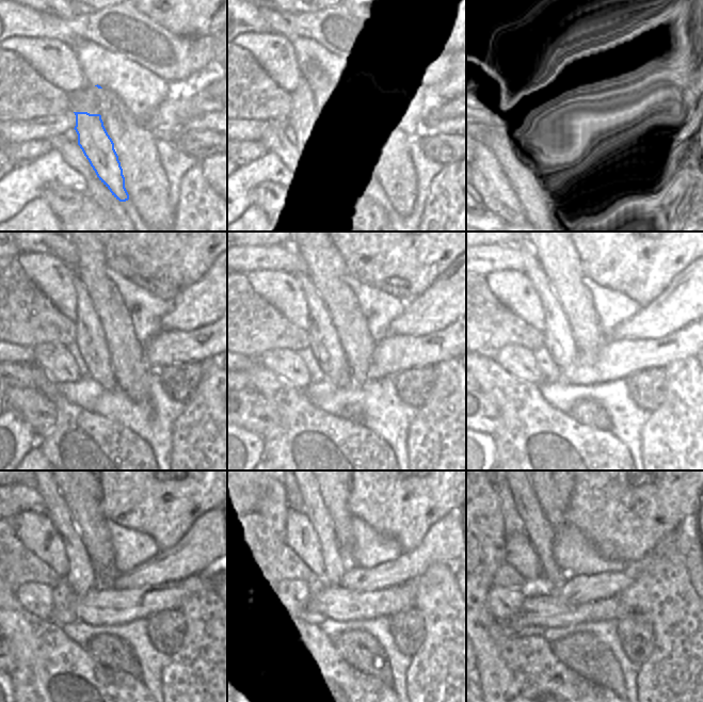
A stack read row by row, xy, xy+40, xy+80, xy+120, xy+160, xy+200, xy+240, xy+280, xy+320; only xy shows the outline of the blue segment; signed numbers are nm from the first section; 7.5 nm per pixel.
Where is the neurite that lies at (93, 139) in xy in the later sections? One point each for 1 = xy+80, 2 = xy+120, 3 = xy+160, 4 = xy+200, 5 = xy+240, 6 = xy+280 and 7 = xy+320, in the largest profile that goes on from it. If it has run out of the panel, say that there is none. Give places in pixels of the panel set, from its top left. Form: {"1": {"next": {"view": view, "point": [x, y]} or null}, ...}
{"1": {"next": {"view": "xy+80", "point": [566, 93]}}, "2": {"next": {"view": "xy+120", "point": [89, 335]}}, "3": {"next": {"view": "xy+160", "point": [325, 346]}}, "4": {"next": {"view": "xy+200", "point": [559, 340]}}, "5": {"next": {"view": "xy+240", "point": [80, 577]}}, "6": {"next": {"view": "xy+280", "point": [301, 536]}}, "7": {"next": {"view": "xy+320", "point": [542, 535]}}}

